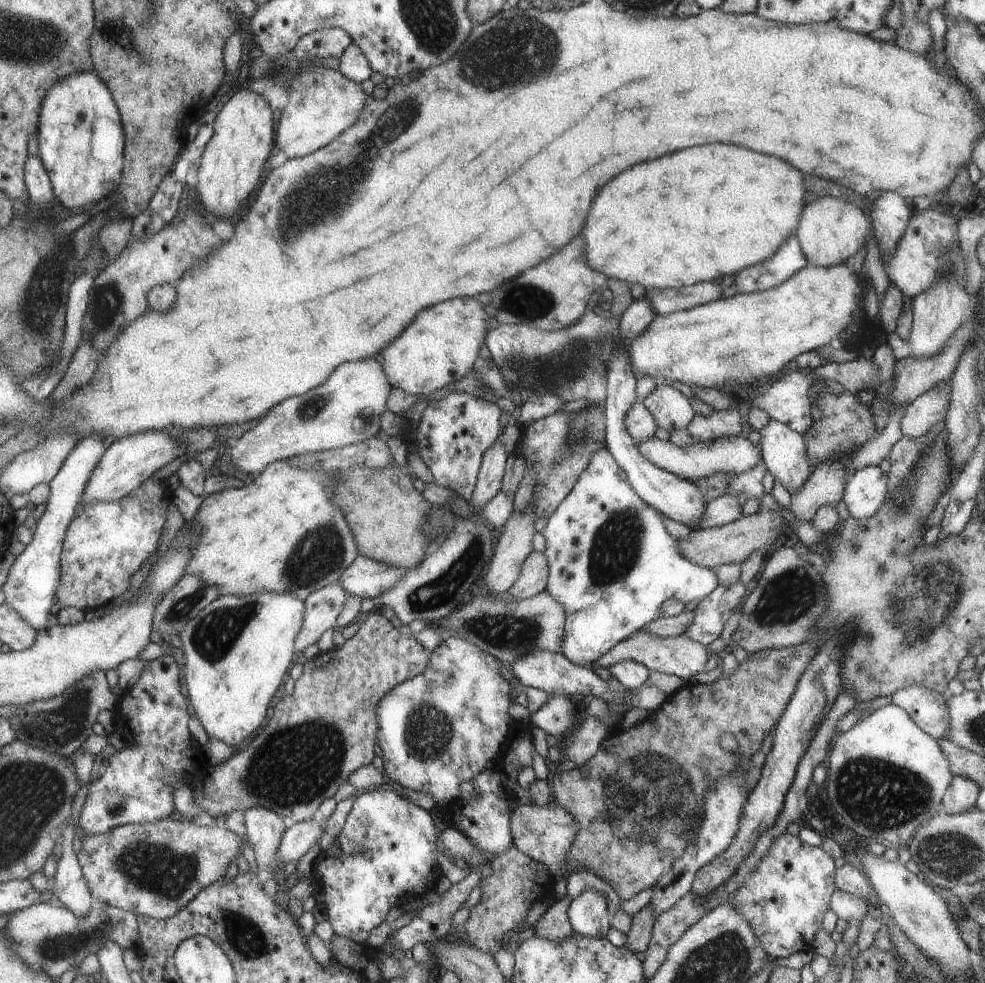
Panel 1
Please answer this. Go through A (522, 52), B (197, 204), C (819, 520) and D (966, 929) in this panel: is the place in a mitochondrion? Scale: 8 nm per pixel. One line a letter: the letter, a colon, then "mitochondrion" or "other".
A: mitochondrion
B: other
C: other
D: other

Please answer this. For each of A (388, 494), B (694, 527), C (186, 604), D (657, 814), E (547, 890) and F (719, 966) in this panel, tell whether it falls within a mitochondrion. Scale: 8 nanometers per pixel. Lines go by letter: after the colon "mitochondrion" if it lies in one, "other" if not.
A: other
B: other
C: mitochondrion
D: mitochondrion
E: other
F: mitochondrion

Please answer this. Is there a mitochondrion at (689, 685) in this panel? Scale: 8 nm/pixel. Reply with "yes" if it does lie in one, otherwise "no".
no

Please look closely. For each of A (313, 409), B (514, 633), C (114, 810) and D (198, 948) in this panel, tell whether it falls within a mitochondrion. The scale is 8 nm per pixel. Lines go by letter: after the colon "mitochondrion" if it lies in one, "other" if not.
A: mitochondrion
B: mitochondrion
C: mitochondrion
D: other

